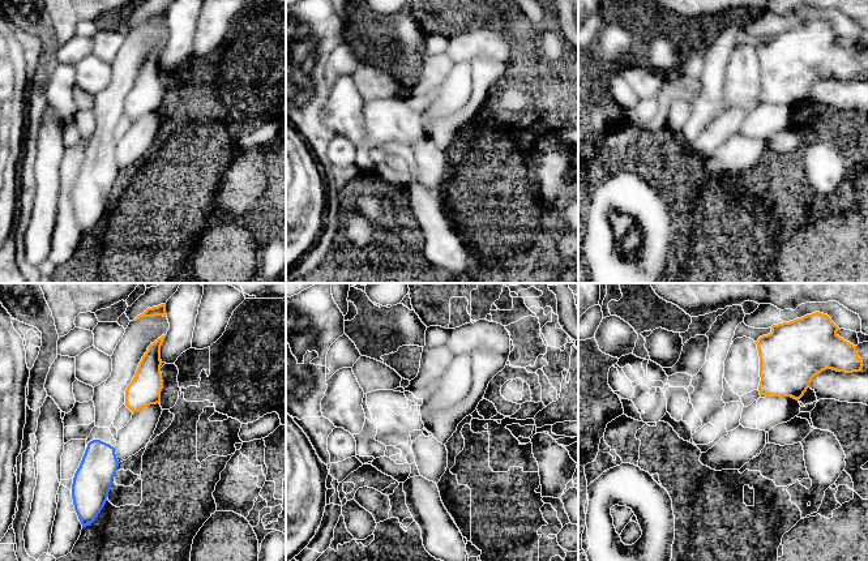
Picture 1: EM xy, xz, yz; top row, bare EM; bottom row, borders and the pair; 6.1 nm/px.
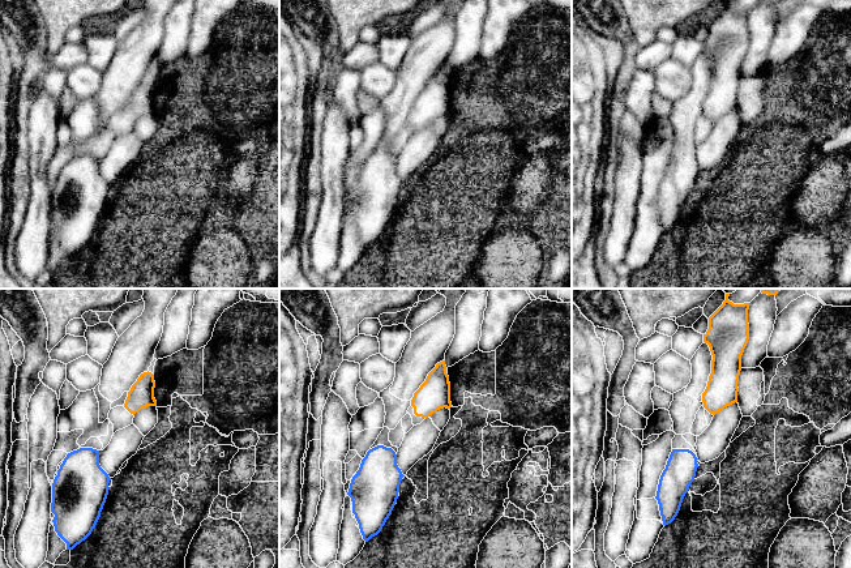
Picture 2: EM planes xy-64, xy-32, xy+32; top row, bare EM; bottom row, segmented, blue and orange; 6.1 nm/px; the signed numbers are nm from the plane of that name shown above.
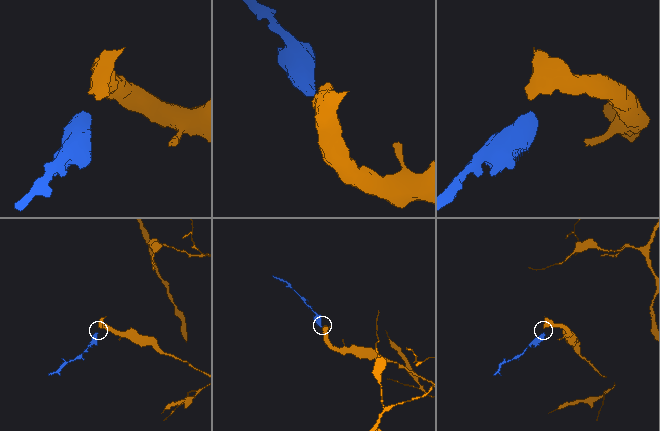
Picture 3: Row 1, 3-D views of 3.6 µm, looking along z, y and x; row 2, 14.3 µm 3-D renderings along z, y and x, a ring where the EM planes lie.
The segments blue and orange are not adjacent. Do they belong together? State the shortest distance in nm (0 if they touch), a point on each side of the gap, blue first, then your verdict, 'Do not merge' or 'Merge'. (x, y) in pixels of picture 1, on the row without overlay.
Distance 240 nm. Across: xy (112, 154), (133, 120). Do not merge

